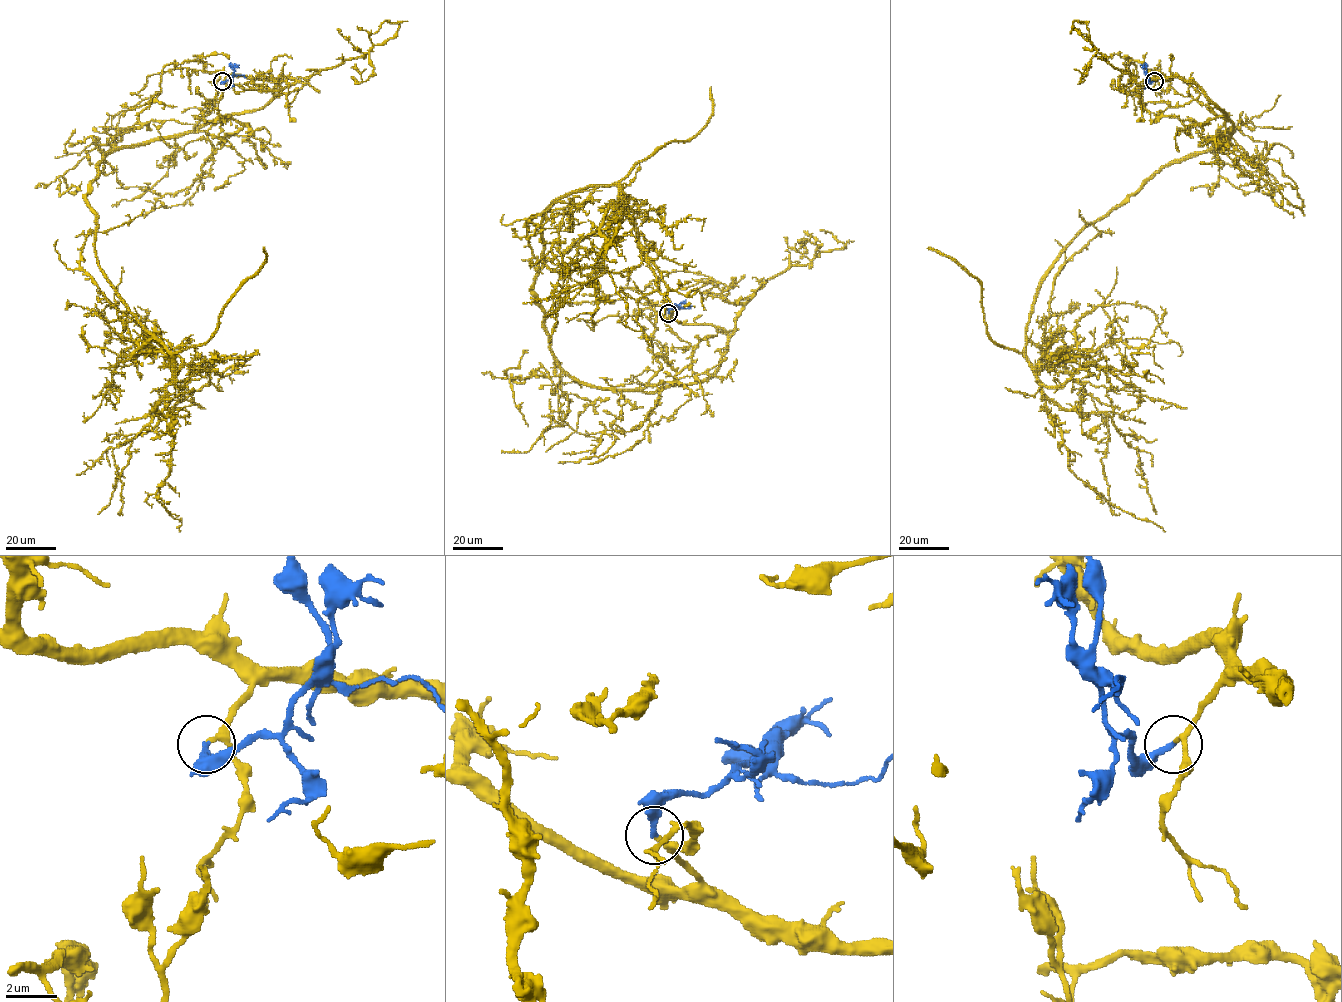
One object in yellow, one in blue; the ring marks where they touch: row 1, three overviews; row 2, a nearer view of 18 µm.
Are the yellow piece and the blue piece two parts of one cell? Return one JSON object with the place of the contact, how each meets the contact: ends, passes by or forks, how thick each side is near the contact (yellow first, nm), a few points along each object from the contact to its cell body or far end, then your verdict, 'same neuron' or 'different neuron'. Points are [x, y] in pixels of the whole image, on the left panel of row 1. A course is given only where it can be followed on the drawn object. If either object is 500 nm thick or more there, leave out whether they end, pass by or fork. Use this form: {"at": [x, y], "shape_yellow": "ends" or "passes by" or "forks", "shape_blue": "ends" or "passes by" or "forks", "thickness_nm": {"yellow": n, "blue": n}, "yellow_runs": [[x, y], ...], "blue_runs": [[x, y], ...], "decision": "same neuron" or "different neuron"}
{"at": [222, 81], "shape_yellow": "passes by", "shape_blue": "ends", "thickness_nm": {"yellow": 160, "blue": 240}, "yellow_runs": [[222, 81], [281, 75], [261, 107], [108, 154], [85, 195], [98, 265], [172, 364], [98, 514]], "blue_runs": [[222, 81], [229, 80], [239, 65]], "decision": "same neuron"}

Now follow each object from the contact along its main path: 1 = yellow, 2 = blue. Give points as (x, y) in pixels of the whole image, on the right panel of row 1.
1: (1153, 81), (1192, 81), (1230, 137), (1164, 165), (1068, 244), (1026, 354), (1050, 399), (1111, 418), (1157, 514)
2: (1153, 81), (1148, 80), (1140, 65)

